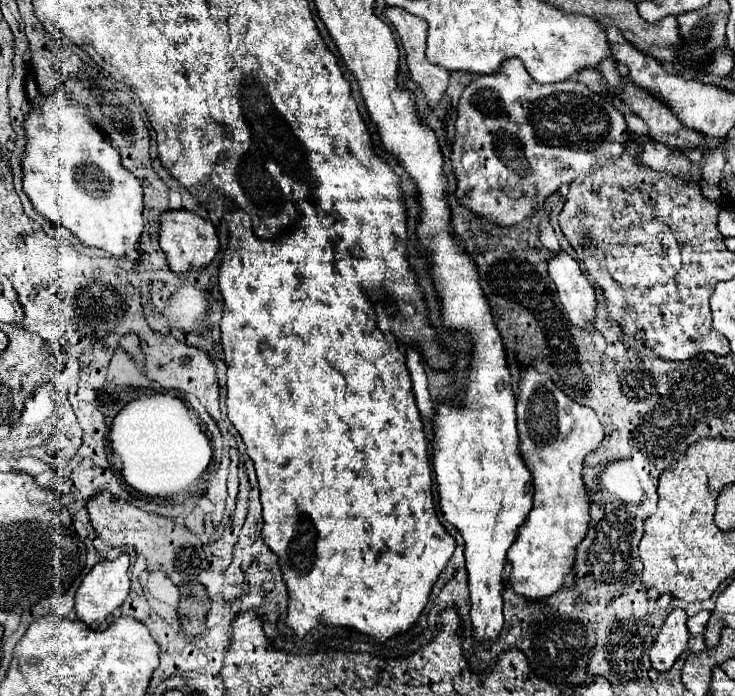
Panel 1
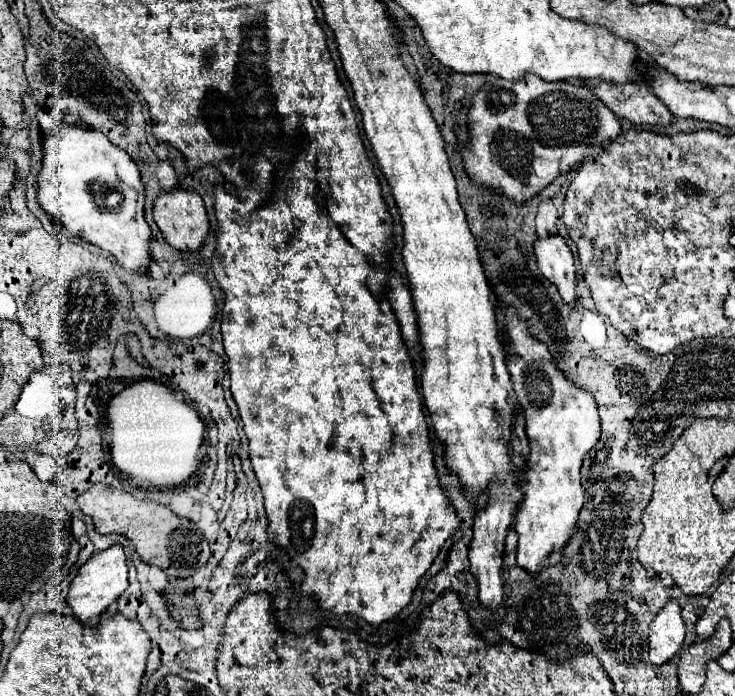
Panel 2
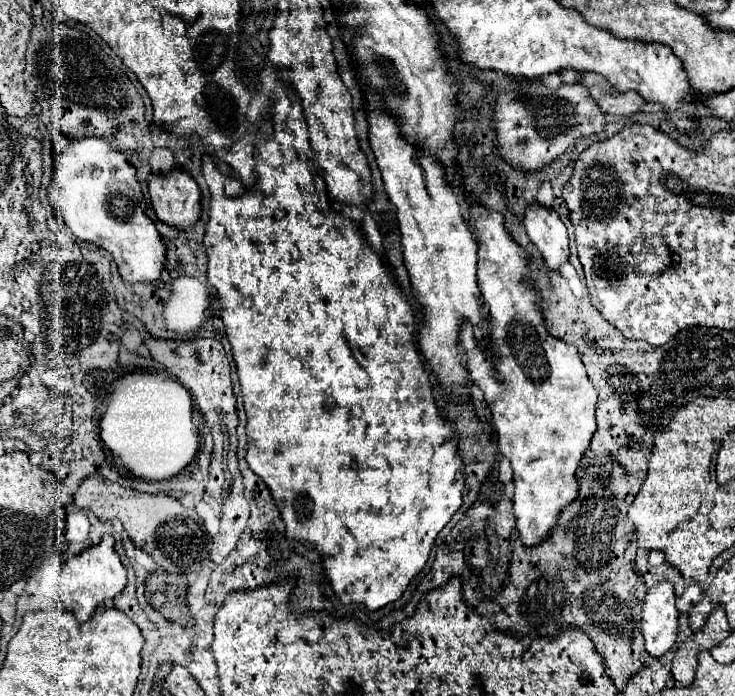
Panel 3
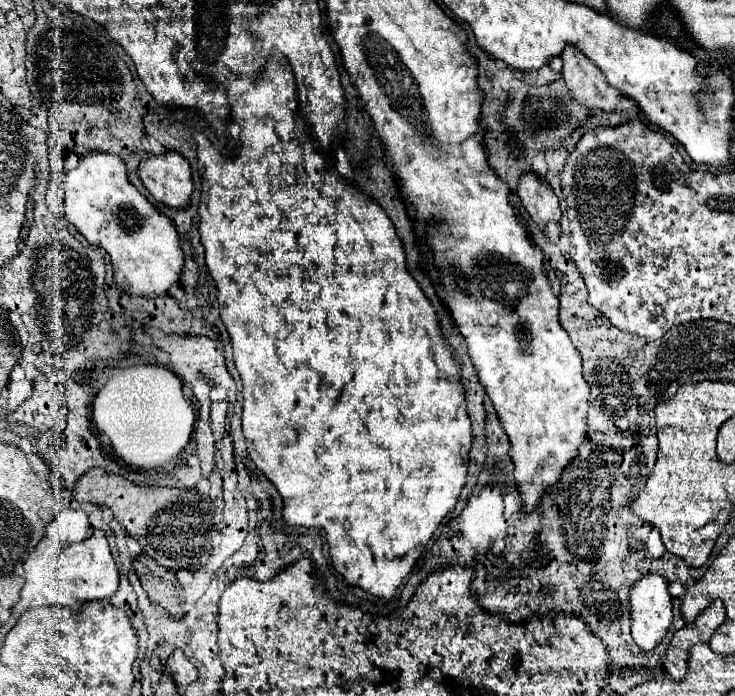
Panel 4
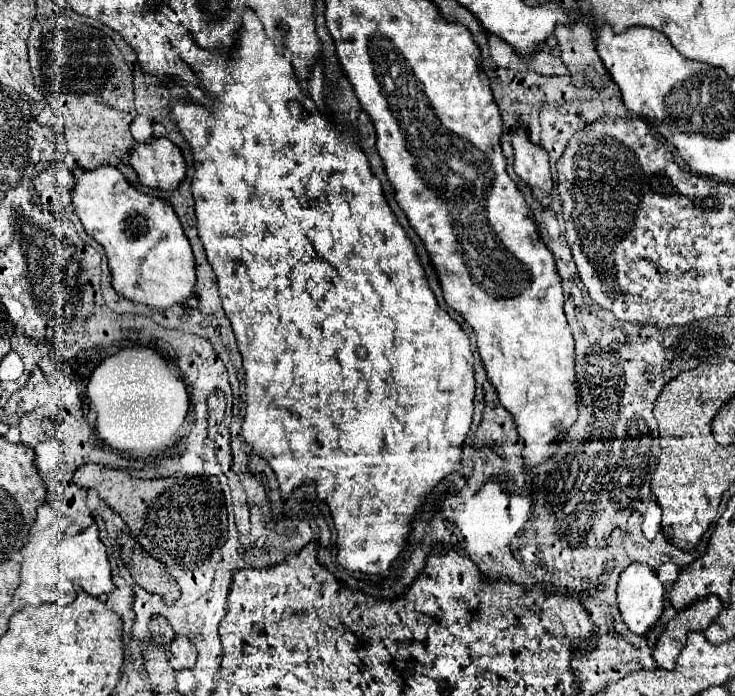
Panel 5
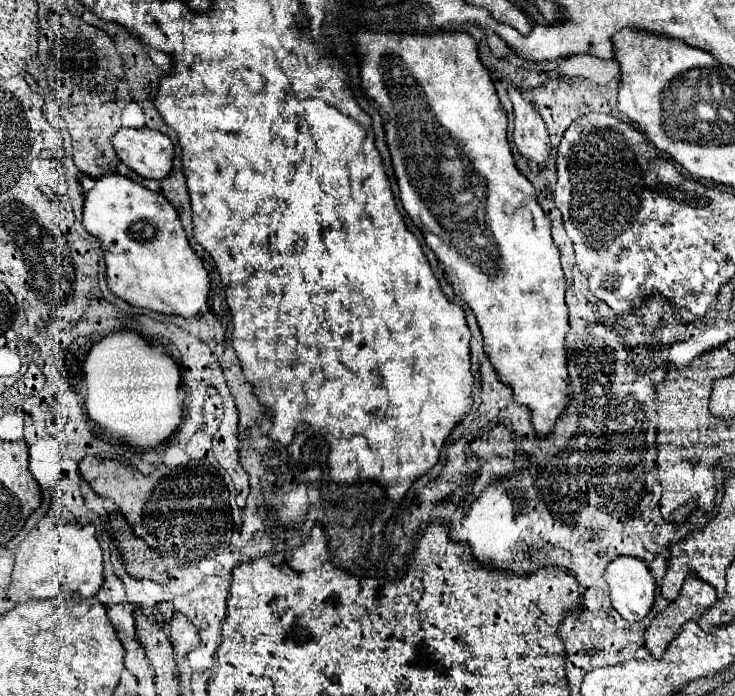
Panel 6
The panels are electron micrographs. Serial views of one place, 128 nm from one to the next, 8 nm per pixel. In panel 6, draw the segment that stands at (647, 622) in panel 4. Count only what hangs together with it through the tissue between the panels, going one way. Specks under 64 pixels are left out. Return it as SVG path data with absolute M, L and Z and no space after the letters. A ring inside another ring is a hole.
M618 556L608 564L606 582L614 610L628 622L640 622L652 608L656 596L656 580L646 562L632 556Z

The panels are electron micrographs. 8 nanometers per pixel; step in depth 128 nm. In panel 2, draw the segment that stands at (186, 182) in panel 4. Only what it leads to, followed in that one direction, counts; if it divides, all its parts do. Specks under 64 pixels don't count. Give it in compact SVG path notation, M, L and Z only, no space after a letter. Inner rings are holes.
M188 190L160 194L158 200L154 202L154 220L156 220L164 240L180 252L196 252L204 244L204 240L208 238L208 232L210 232L210 220L208 220L202 198L196 192L188 192Z

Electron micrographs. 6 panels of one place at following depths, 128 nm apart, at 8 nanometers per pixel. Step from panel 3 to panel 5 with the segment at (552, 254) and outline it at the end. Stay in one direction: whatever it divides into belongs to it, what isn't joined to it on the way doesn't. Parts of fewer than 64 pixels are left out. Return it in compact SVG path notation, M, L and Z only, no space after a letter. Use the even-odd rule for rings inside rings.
M518 130L512 136L514 146L514 172L518 178L530 188L538 188L544 194L544 200L540 200L540 206L550 206L550 194L552 194L552 178L550 178L550 164L548 164L548 152L542 146L534 146L528 138L526 130Z

